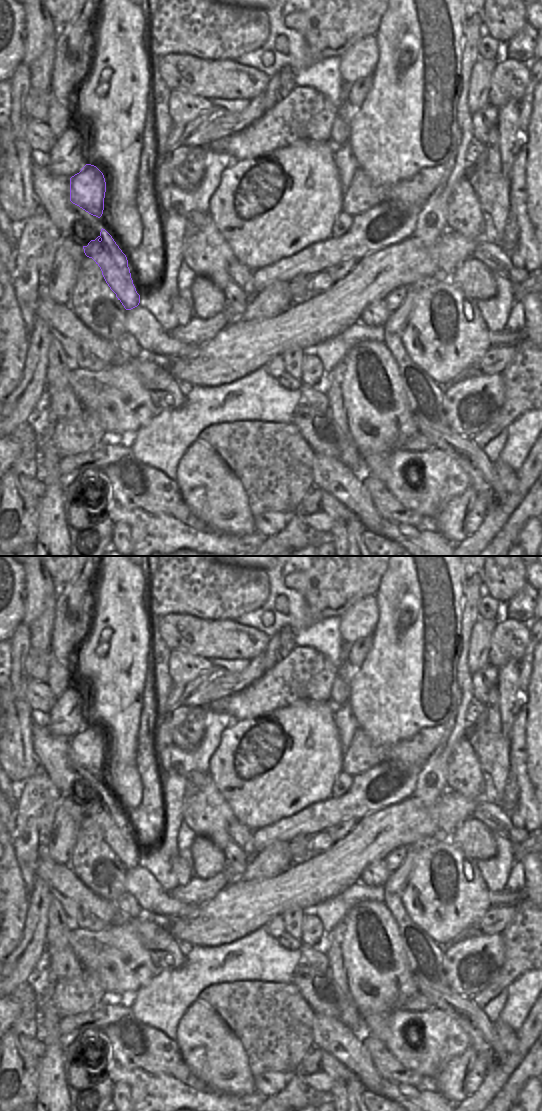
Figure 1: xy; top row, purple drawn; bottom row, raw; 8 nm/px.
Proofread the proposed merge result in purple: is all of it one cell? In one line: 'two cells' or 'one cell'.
two cells

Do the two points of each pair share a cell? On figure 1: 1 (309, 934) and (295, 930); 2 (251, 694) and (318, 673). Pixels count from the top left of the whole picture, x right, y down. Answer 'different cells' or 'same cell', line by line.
1: different cells
2: same cell

